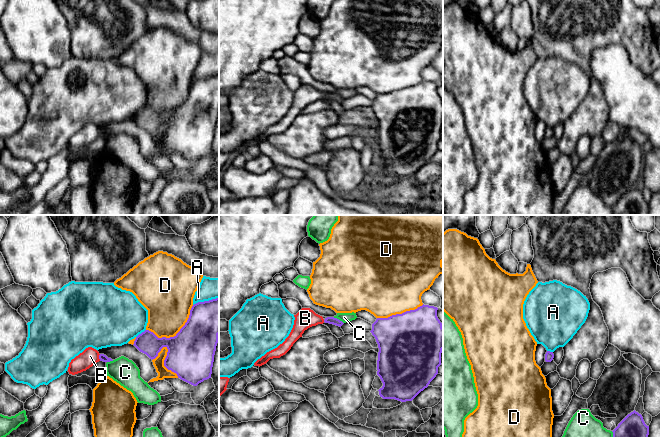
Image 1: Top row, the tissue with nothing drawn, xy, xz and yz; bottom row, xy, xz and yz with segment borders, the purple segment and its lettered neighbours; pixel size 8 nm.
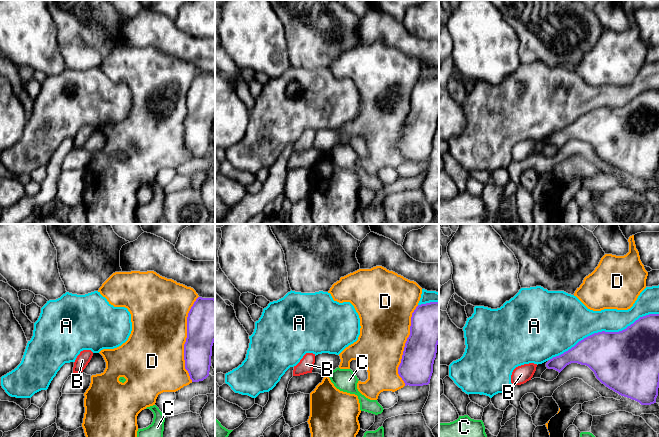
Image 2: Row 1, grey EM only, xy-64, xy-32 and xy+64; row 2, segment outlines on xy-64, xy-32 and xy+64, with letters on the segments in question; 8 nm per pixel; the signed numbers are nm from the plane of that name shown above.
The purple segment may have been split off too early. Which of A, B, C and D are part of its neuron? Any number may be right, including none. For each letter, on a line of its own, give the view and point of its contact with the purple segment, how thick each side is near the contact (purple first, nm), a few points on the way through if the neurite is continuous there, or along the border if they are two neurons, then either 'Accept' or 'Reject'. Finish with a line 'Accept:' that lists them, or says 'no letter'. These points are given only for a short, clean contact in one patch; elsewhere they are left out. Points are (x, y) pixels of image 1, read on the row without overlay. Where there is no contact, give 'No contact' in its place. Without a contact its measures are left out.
A: Touches purple at xy (141, 109). Thickness 180 nm (purple) against 440 nm. Reject
B: Touches purple at xy (99, 133). Thickness 60 nm (purple) against 140 nm. Path across: xy (102, 133), (99, 133), (90, 132). Accept
C: Touches purple at xz (338, 95). Thickness 60 nm (purple) against 80 nm. Reject
D: Touches purple at xy (176, 110). Thickness 380 nm (purple) against 340 nm. Reject
Accept: B

